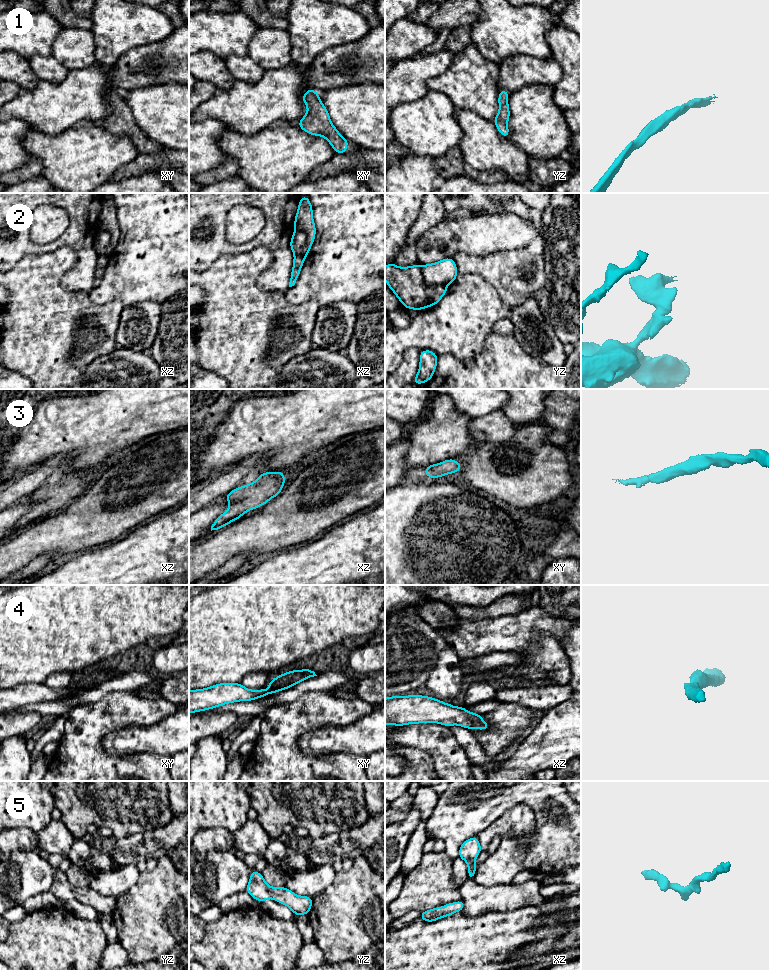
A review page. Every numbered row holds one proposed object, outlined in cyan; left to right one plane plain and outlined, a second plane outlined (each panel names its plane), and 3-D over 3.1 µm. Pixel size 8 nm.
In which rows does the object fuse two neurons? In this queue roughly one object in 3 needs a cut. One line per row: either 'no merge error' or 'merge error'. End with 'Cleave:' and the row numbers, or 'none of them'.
1: no merge error
2: merge error
3: no merge error
4: no merge error
5: no merge error
Cleave: 2

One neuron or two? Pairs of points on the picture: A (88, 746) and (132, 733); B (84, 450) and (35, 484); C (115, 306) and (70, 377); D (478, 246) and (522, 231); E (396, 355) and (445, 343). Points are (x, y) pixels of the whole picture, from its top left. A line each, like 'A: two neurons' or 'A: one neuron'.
A: two neurons
B: two neurons
C: one neuron
D: one neuron
E: one neuron

